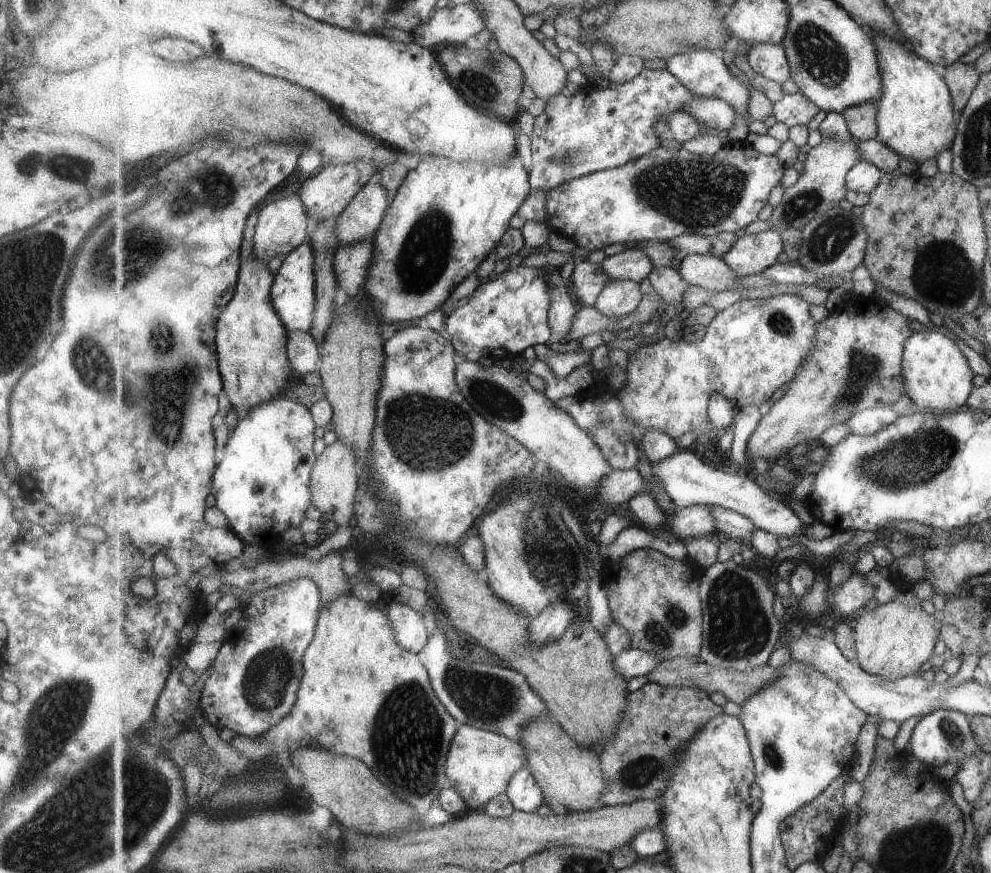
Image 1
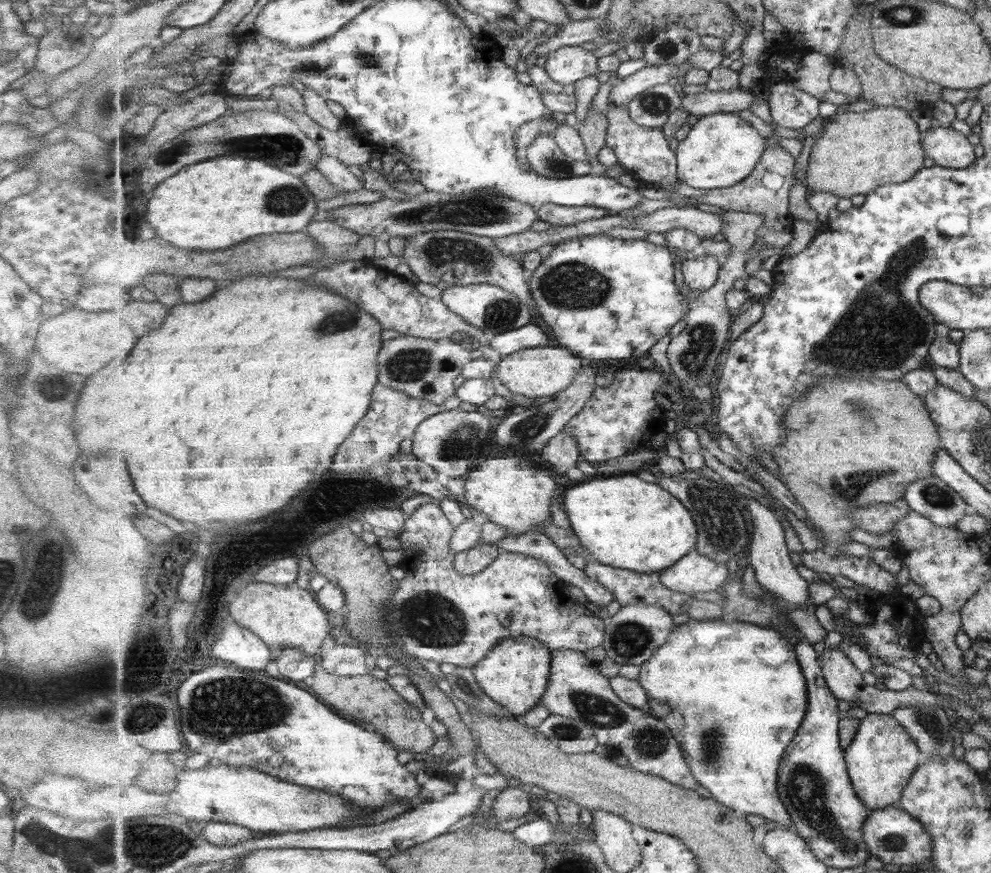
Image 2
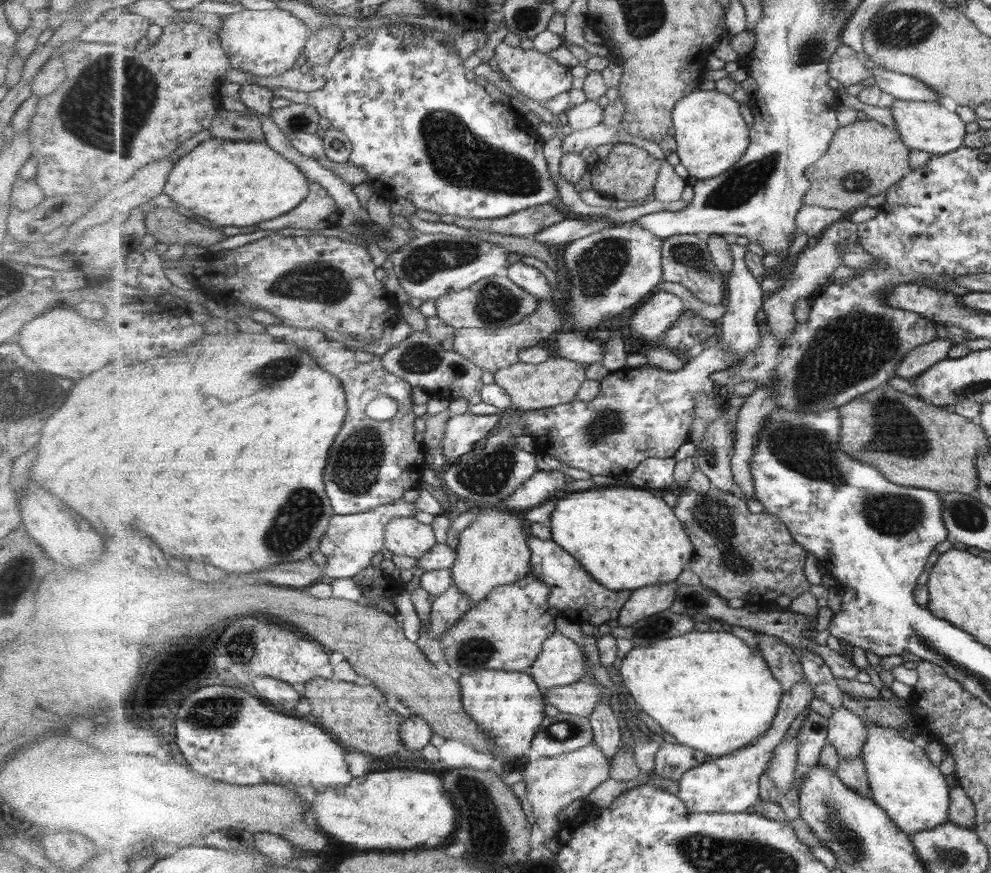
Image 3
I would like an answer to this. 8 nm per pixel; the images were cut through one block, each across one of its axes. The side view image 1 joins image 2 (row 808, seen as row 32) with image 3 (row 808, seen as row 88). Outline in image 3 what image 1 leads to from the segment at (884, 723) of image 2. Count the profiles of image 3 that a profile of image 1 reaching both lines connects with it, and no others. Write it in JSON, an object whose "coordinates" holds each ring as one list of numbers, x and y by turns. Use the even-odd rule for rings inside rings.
{"coordinates":[[876,722,867,724,867,728,868,739,862,759,867,767,872,799,908,835,947,824,951,802,949,781,940,767,929,760,923,743,915,744,901,737,901,730,885,728]]}

